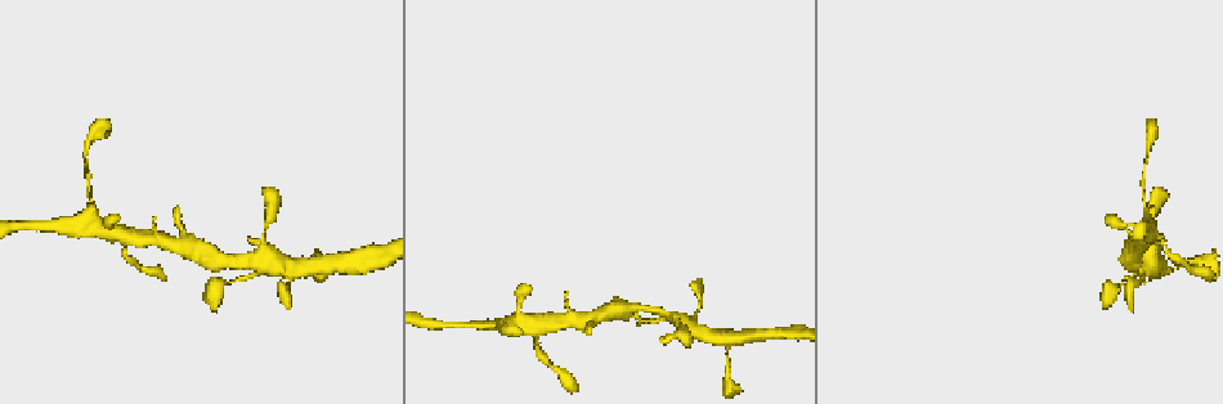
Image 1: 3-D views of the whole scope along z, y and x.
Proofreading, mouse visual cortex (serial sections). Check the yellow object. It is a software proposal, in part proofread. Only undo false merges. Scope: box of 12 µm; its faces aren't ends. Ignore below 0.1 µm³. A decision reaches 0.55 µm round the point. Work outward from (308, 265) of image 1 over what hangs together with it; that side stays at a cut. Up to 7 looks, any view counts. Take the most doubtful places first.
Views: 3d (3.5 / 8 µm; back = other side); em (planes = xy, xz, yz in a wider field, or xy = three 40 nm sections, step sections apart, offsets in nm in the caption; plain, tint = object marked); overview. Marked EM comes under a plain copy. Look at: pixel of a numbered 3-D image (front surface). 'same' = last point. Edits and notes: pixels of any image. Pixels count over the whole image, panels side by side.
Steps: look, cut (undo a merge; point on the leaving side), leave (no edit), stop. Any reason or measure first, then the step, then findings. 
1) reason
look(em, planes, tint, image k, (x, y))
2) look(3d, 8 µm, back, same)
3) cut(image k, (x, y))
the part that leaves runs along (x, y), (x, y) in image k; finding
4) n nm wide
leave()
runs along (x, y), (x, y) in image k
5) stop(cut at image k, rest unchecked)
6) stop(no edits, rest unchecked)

four arms meet
look(3d, 3.5 µm, back, image 1, (127, 236))

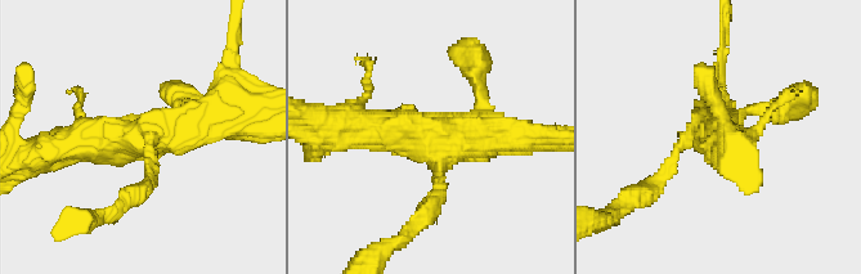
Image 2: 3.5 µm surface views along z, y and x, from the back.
4 arms; arms of 150, 200, 450, 450 nm
look(em, xy, step 3, tint, image 2, (148, 138))

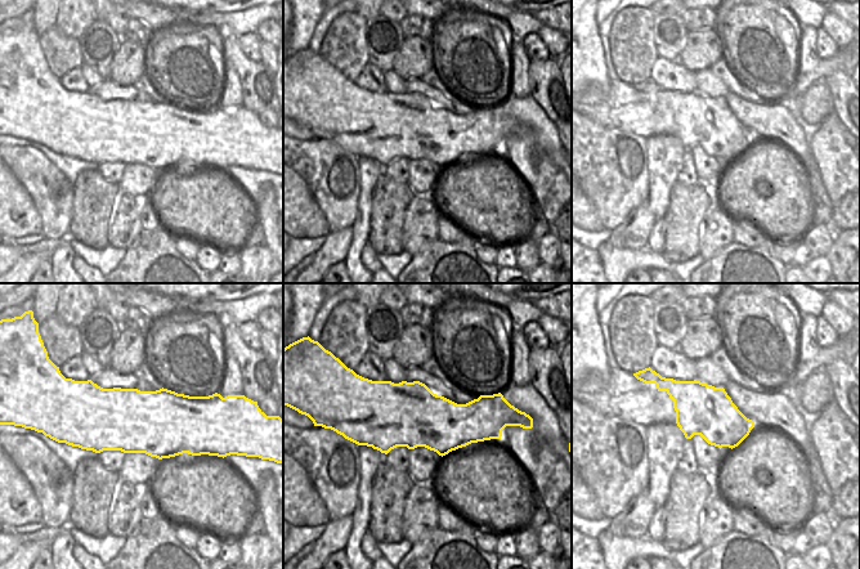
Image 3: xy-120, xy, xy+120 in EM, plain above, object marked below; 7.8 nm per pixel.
leave()
runs along (59, 148), (229, 116) in image 2; all the same cell

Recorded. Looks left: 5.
thin neck
look(3d, 3.5 µm, image 1, (237, 278))

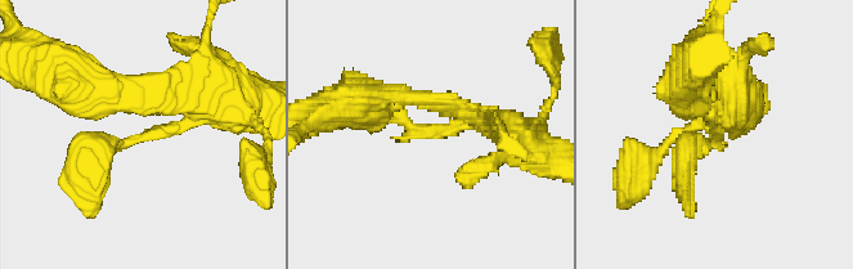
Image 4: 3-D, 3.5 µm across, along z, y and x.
leave()
runs along (216, 103), (173, 130), (110, 142), (90, 174) in image 4; continuous, no second cell

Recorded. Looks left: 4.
sharp bend
look(3d, 3.5 µm, image 1, (1195, 262))

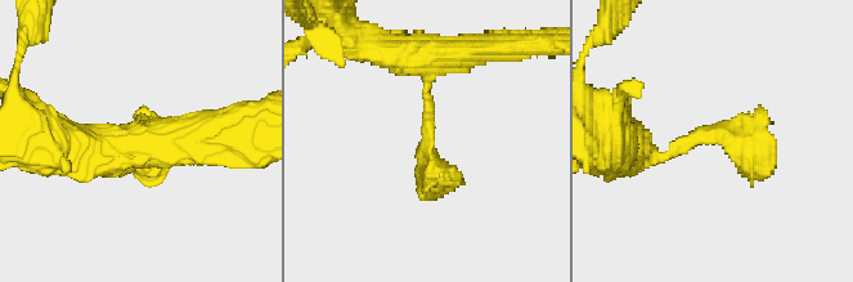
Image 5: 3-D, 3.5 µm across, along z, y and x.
leave()
all the same cell

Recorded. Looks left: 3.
stop(no edits, rest unchecked)

